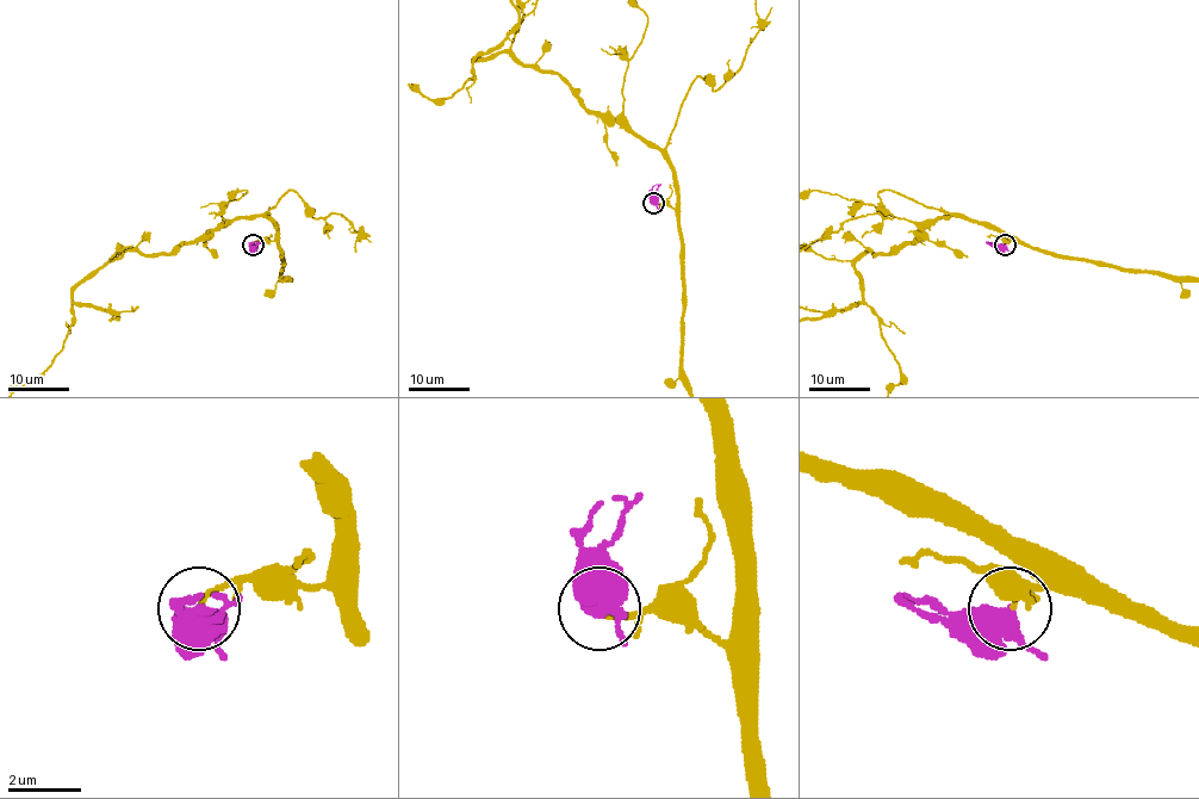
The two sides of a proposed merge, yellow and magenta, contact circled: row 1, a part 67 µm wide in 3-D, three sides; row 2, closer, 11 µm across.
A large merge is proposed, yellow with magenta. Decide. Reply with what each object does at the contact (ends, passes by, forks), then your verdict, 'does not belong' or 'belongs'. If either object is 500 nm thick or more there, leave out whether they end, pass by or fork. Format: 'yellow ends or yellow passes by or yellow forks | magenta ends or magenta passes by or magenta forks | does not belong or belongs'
yellow ends | magenta passes by | belongs

